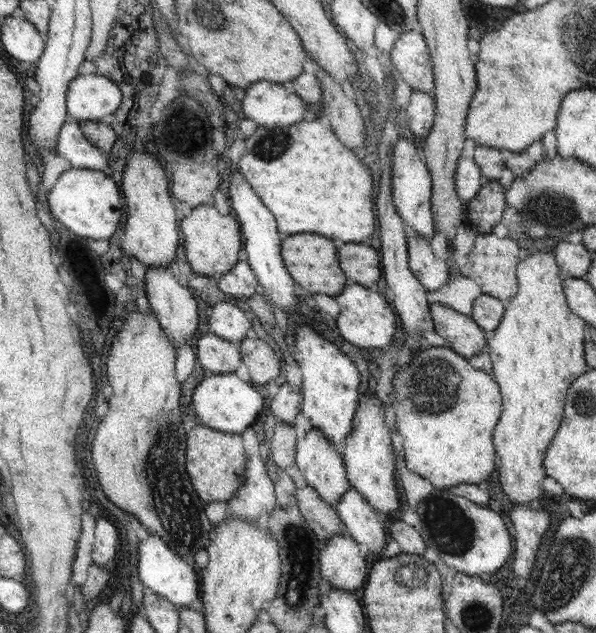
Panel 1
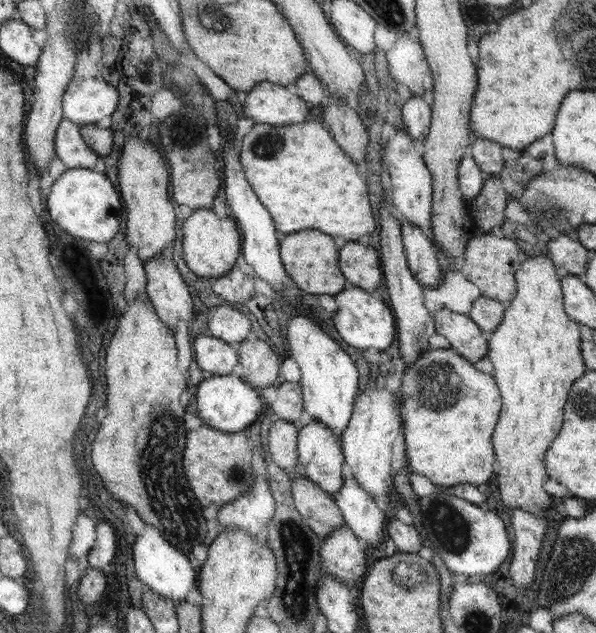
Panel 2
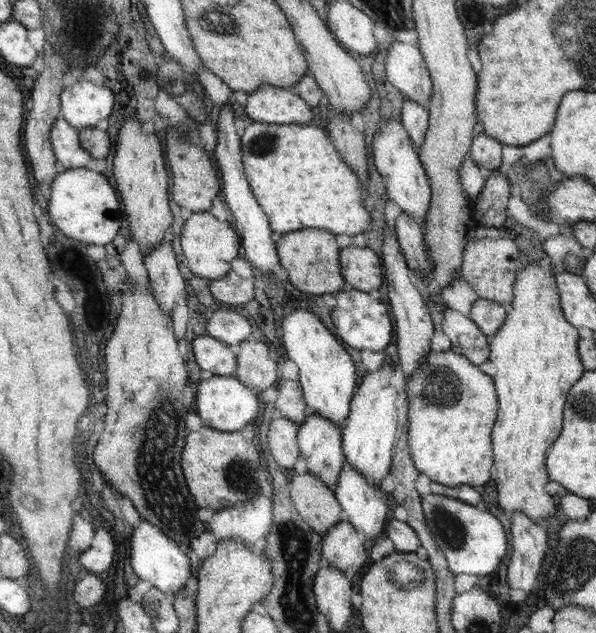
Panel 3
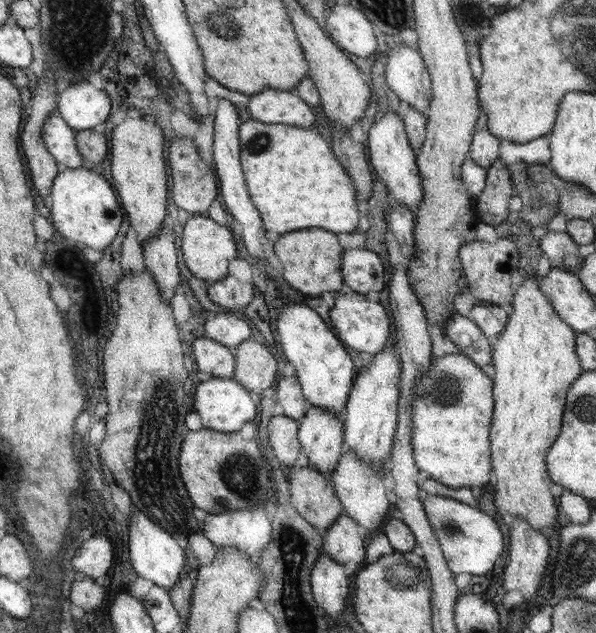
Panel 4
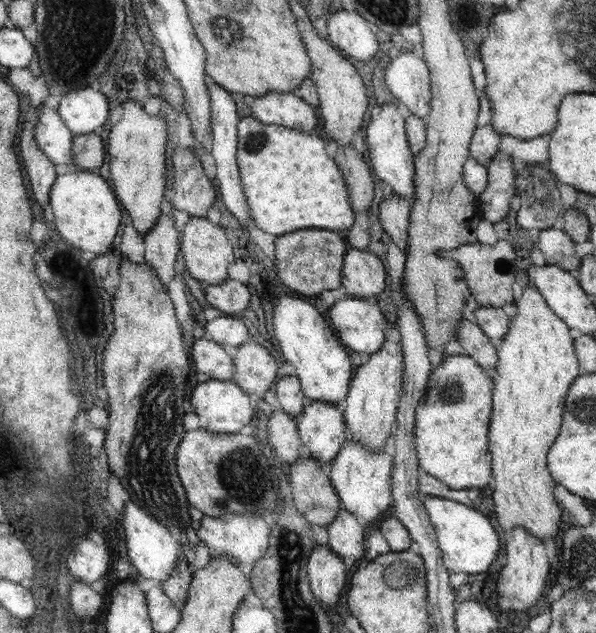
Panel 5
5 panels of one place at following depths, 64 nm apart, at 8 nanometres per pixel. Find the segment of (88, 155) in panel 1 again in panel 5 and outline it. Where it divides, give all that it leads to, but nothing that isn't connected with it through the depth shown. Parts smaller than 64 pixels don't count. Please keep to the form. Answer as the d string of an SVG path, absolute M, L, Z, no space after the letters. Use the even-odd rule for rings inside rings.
M42 106L42 114L38 116L35 129L35 138L42 152L55 165L67 164L75 169L73 164L72 138L74 134L62 122L56 110Z

